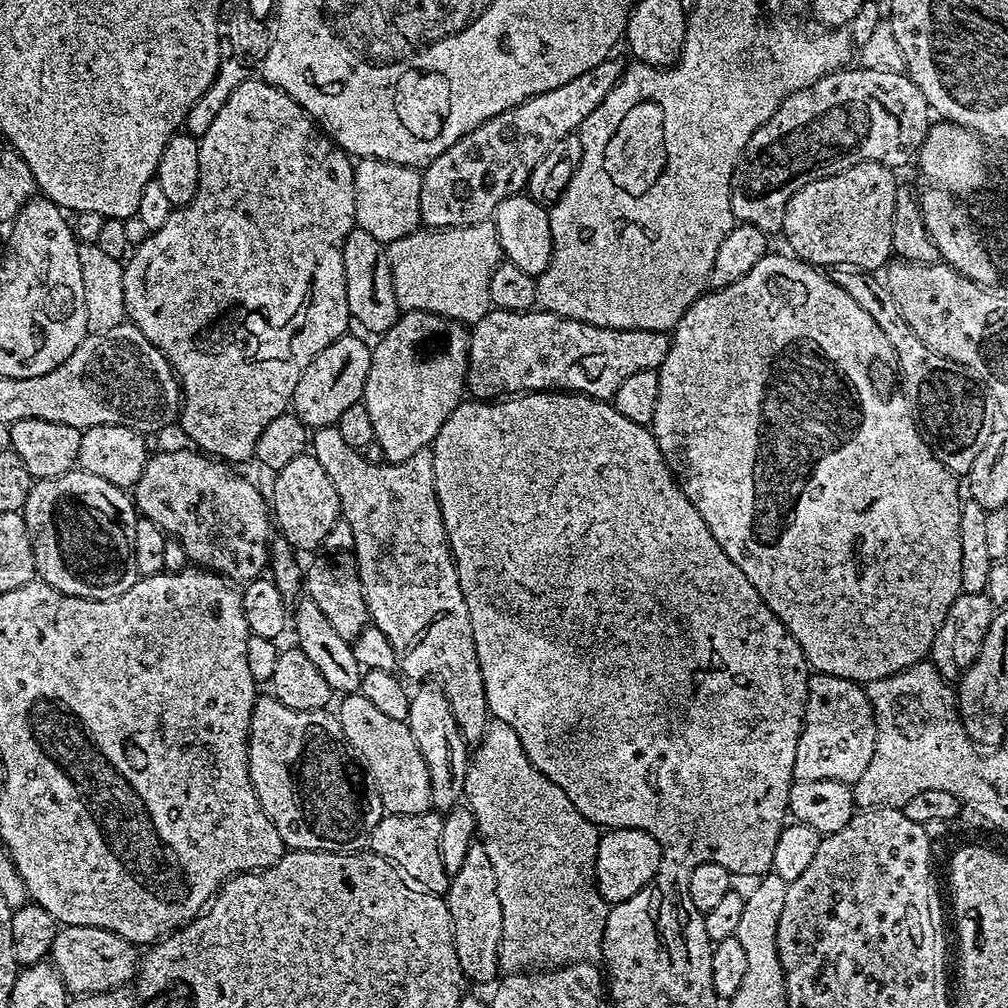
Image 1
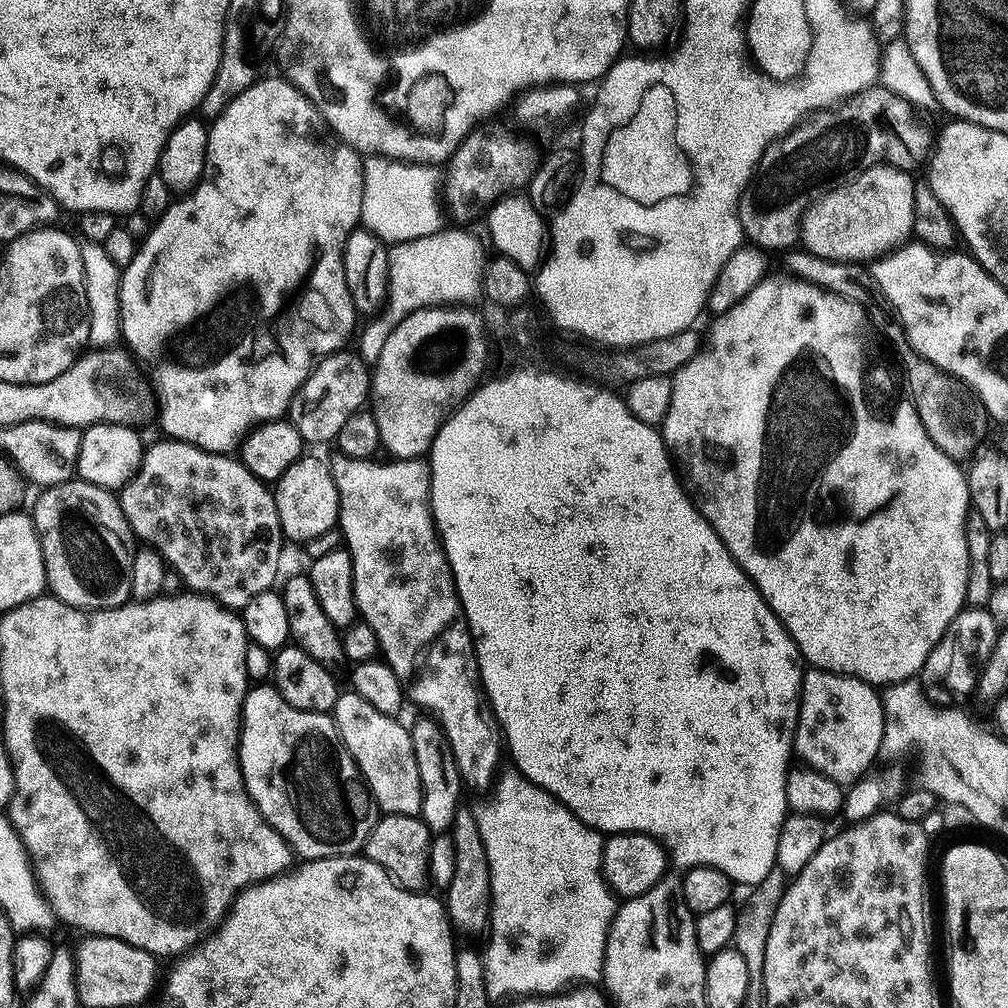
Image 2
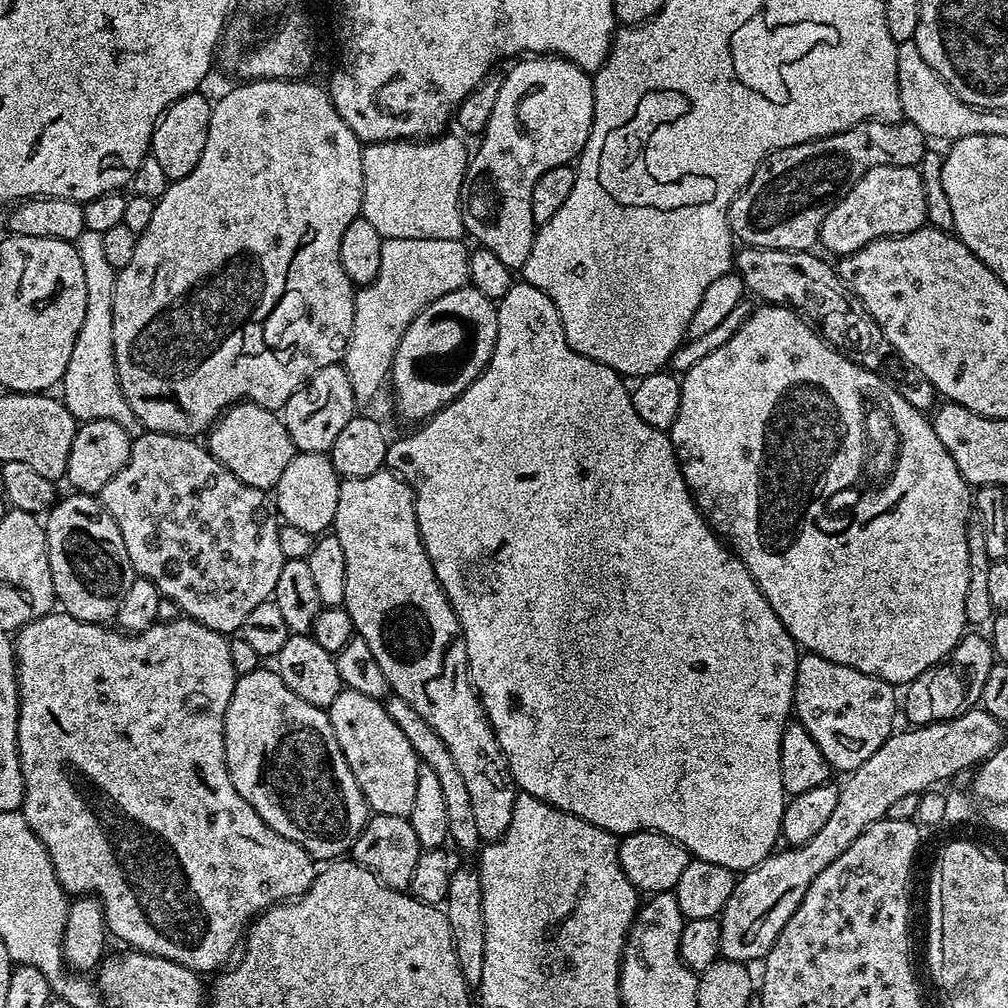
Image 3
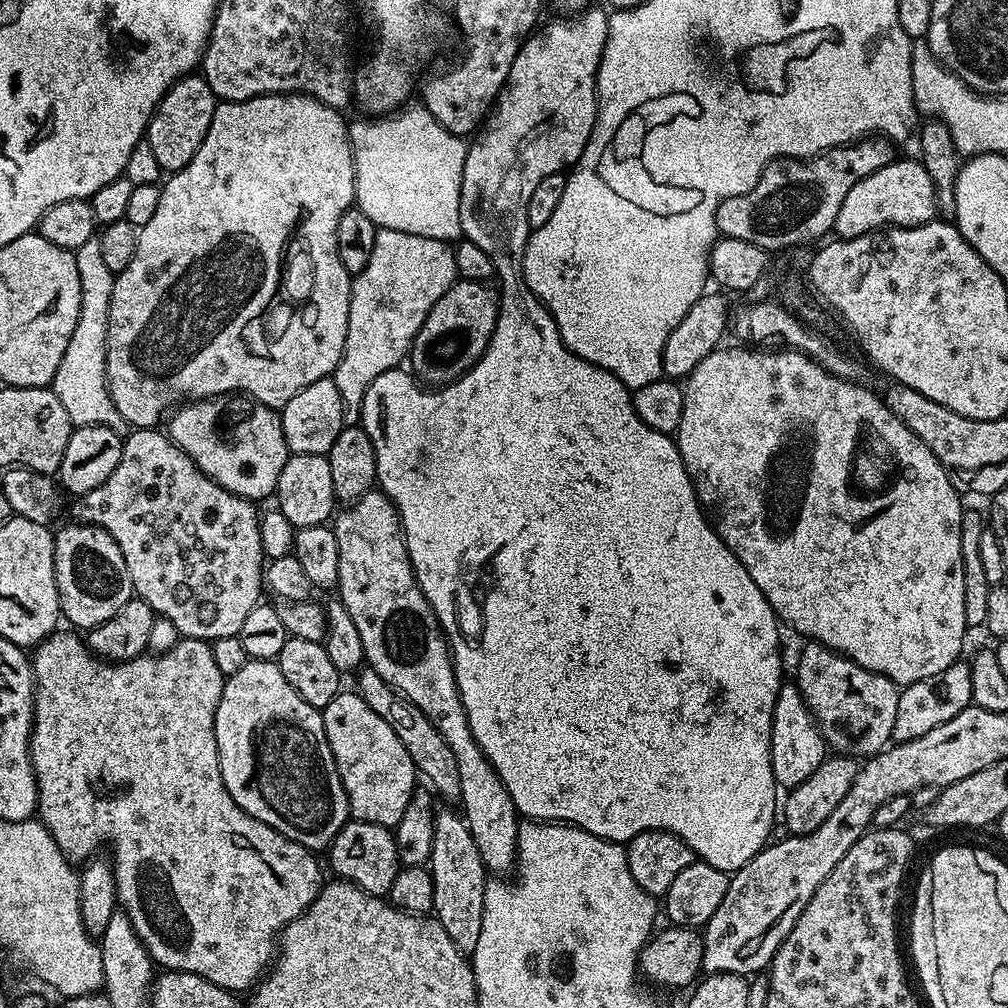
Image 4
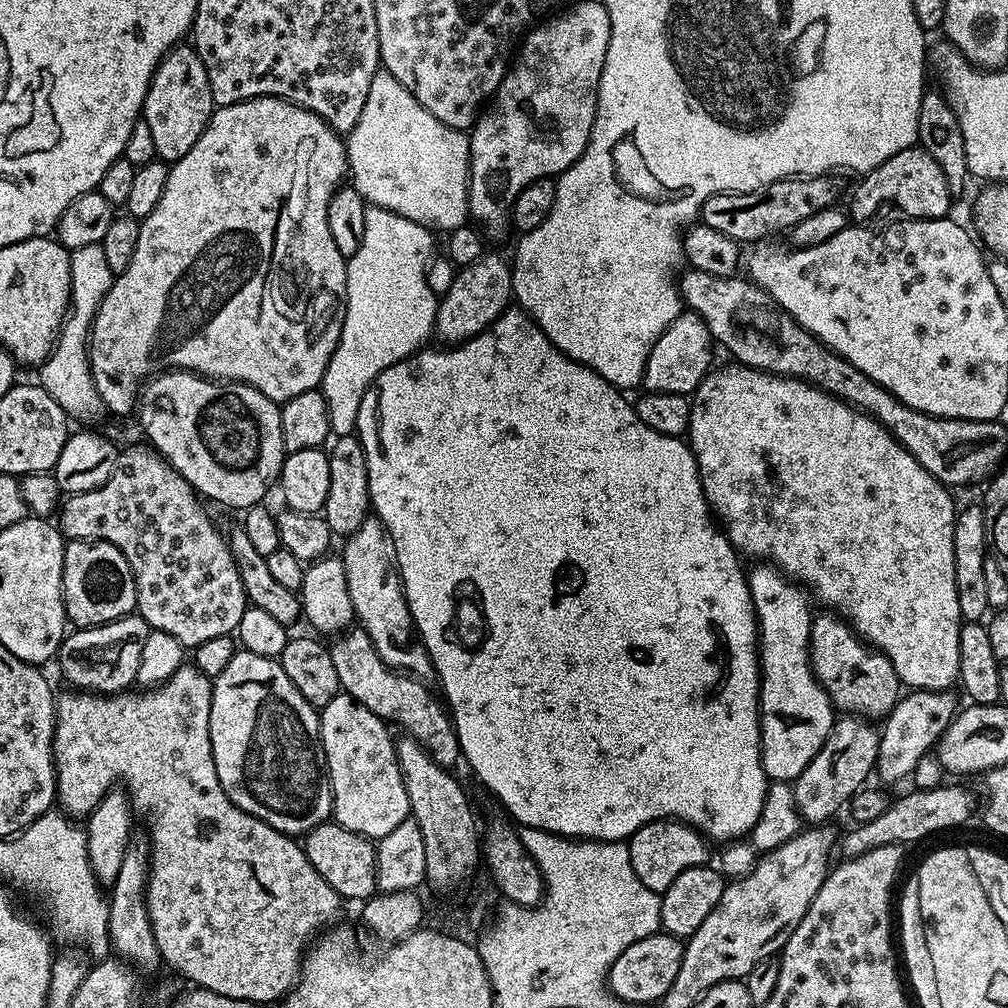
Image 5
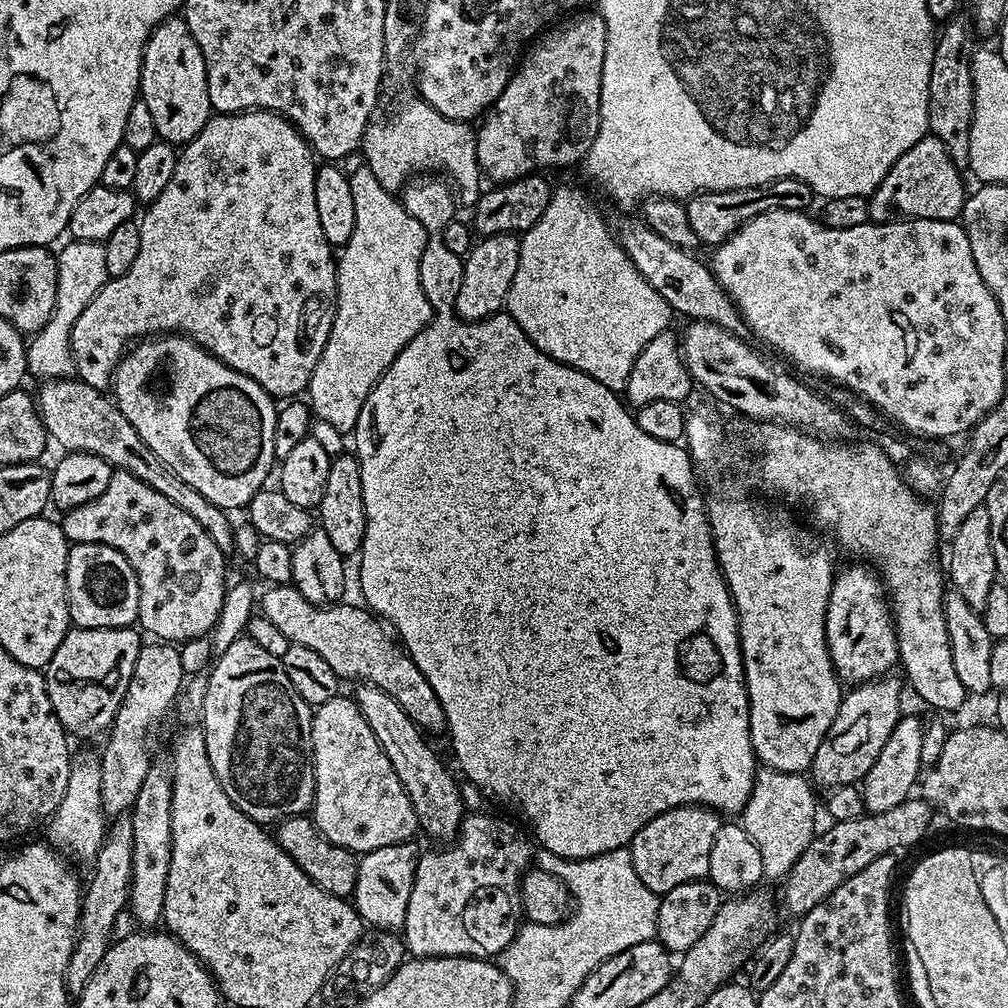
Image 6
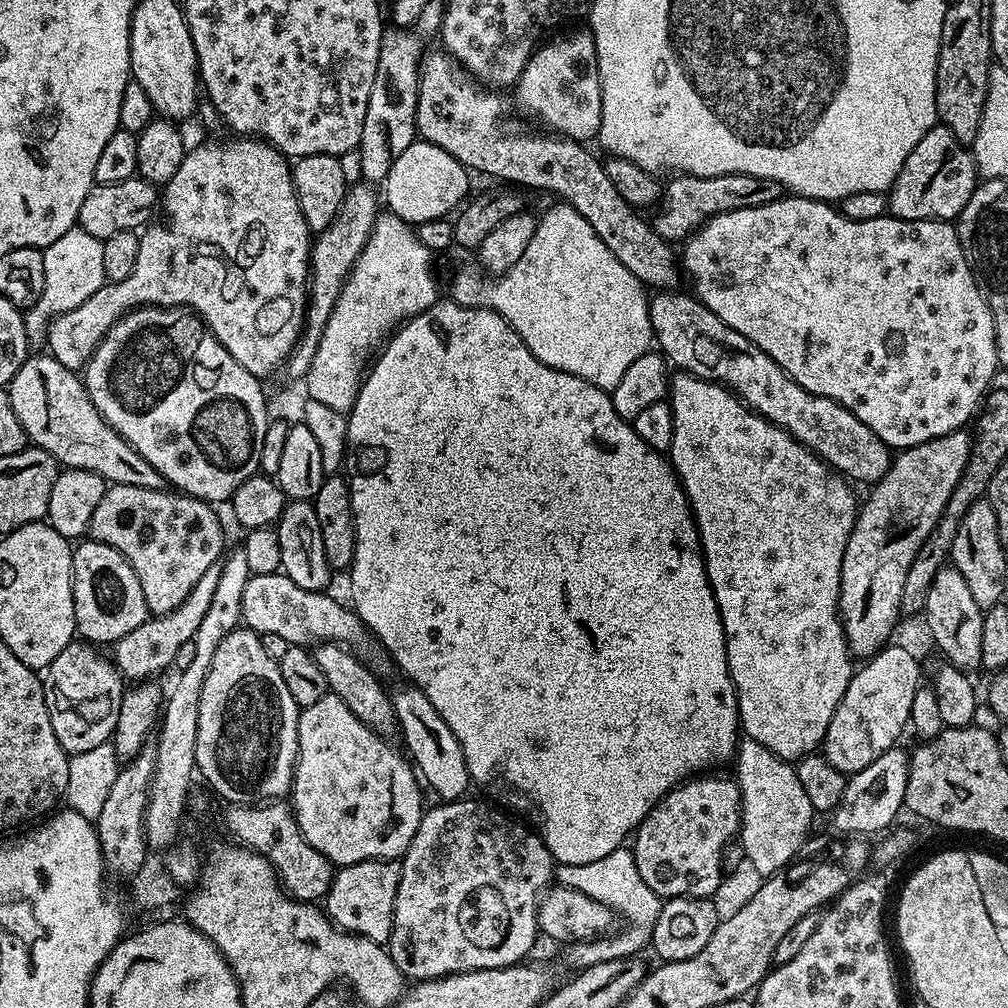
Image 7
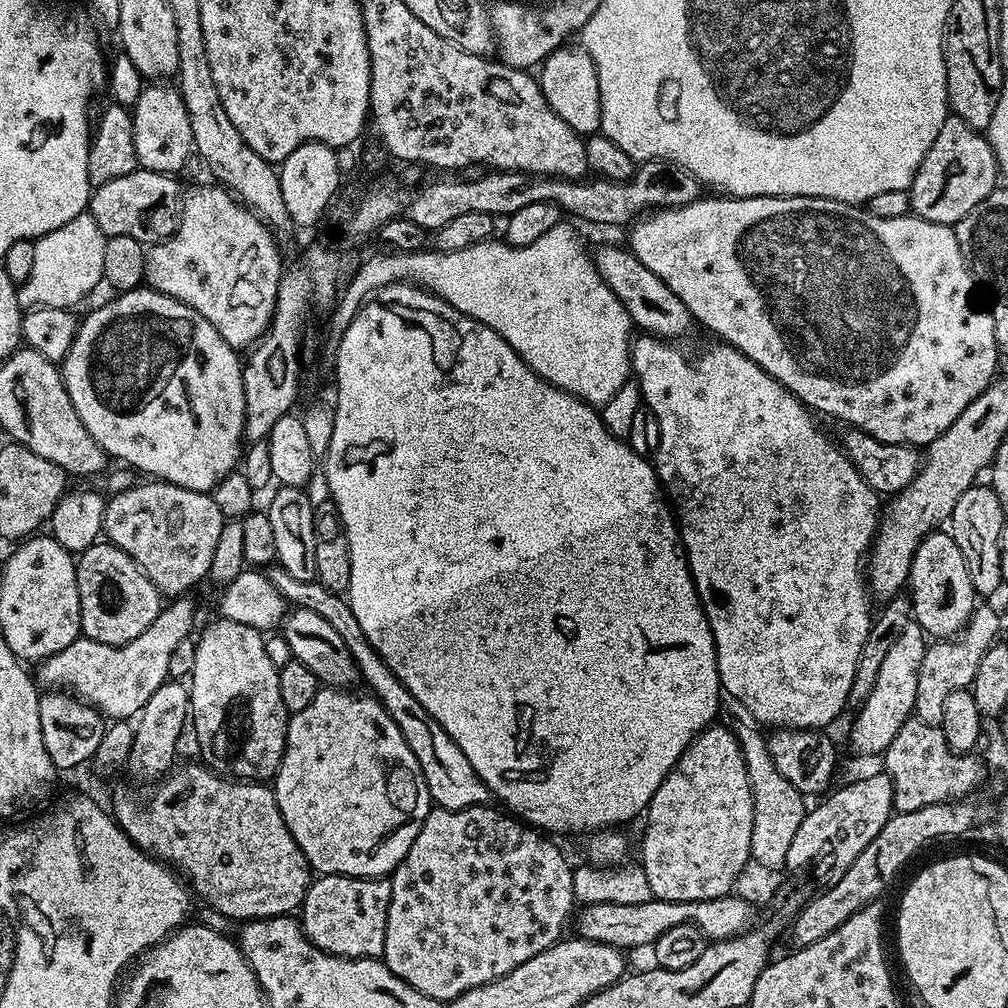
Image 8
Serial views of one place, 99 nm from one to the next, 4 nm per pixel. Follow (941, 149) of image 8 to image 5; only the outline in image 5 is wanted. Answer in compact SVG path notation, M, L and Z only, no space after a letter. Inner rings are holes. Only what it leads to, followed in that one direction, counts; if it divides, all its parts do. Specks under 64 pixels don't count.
M913 146L894 154L886 162L882 162L874 171L867 173L864 180L852 192L852 208L850 216L856 222L868 222L872 215L879 210L883 204L897 204L905 217L914 220L943 220L949 215L948 207L954 204L954 197L946 186L946 174L942 174L942 166L930 158L930 154L924 148Z

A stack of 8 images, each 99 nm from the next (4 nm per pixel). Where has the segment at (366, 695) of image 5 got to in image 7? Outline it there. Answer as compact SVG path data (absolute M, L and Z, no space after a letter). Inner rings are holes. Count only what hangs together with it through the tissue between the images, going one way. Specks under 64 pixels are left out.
M280 570L270 574L251 575L242 593L241 621L257 634L278 634L278 638L286 638L290 646L315 646L325 642L342 644L373 670L389 667L389 653L385 652L379 638L362 622L360 615L347 603L339 604L334 597L328 595L327 591L302 590L298 582L290 582L290 578Z

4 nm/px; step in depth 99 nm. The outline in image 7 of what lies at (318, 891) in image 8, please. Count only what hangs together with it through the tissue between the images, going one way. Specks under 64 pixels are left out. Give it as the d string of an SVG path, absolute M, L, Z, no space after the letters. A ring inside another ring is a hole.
M399 859L363 860L357 864L343 865L333 875L326 897L328 919L344 932L352 932L356 936L365 936L387 945L392 933L394 898L398 894L401 867Z

